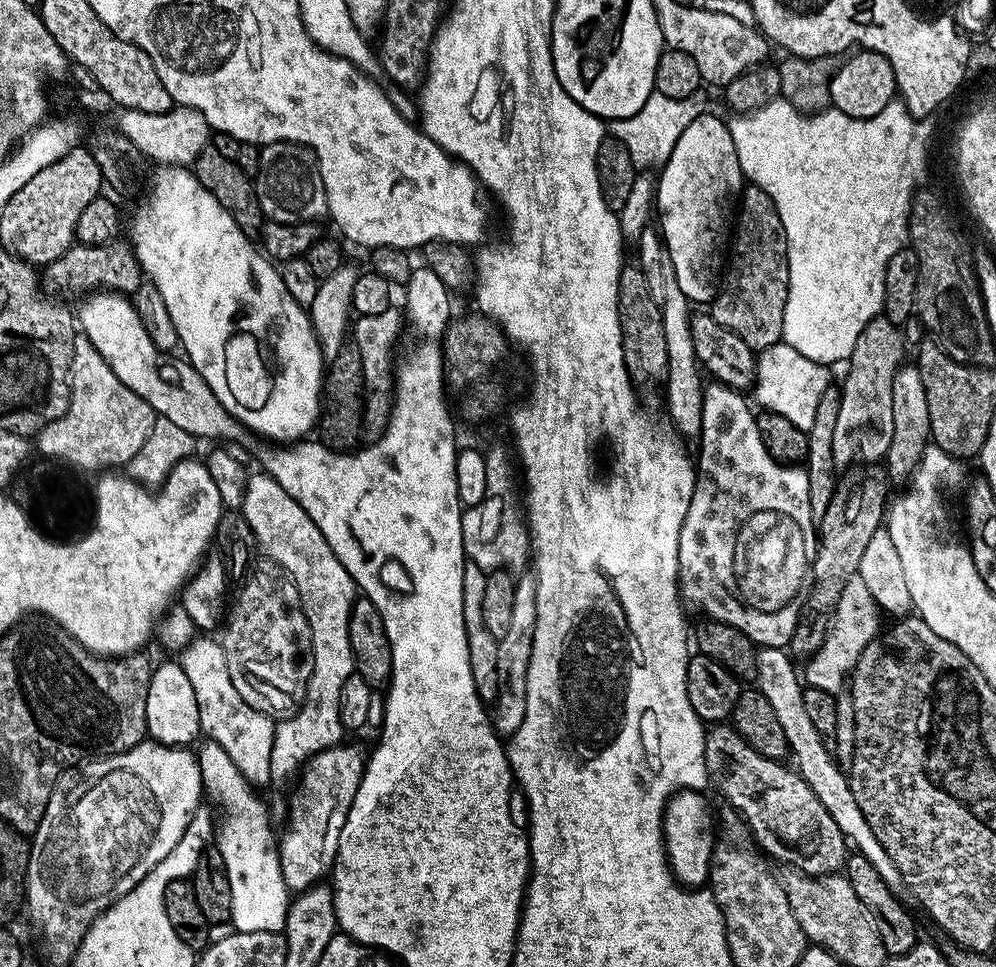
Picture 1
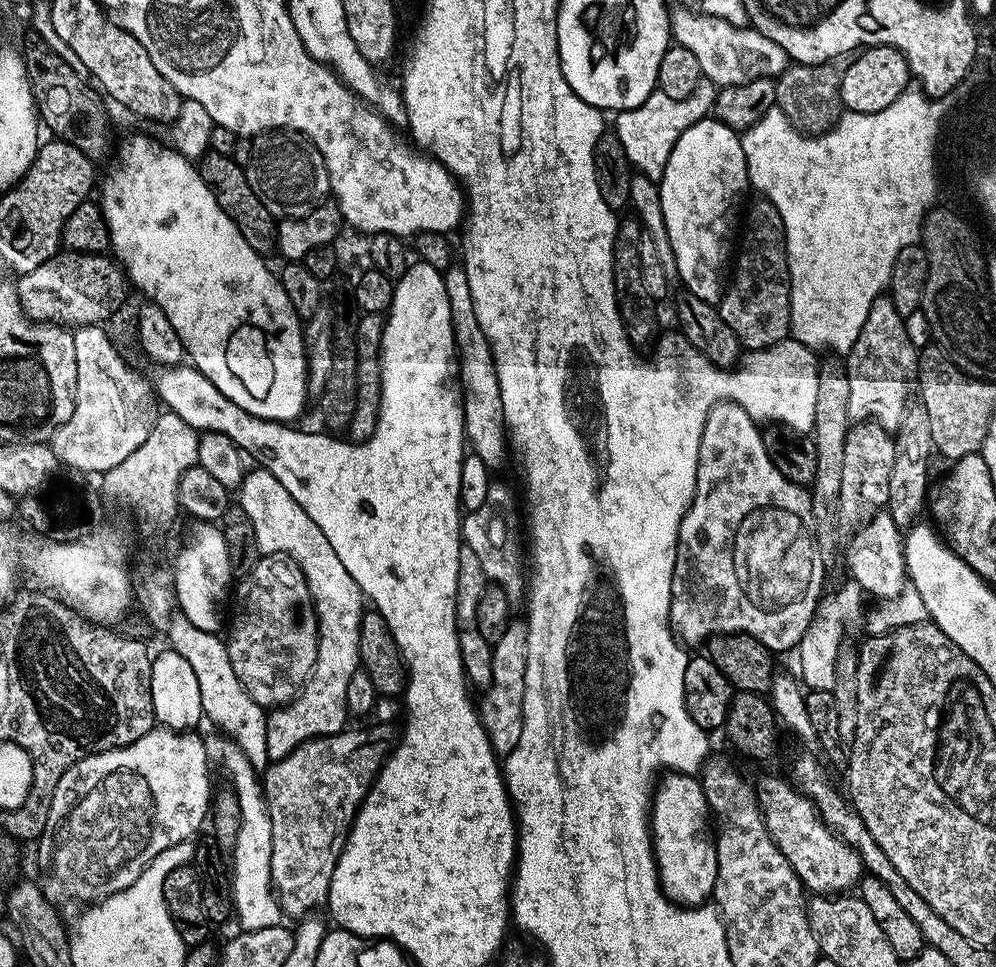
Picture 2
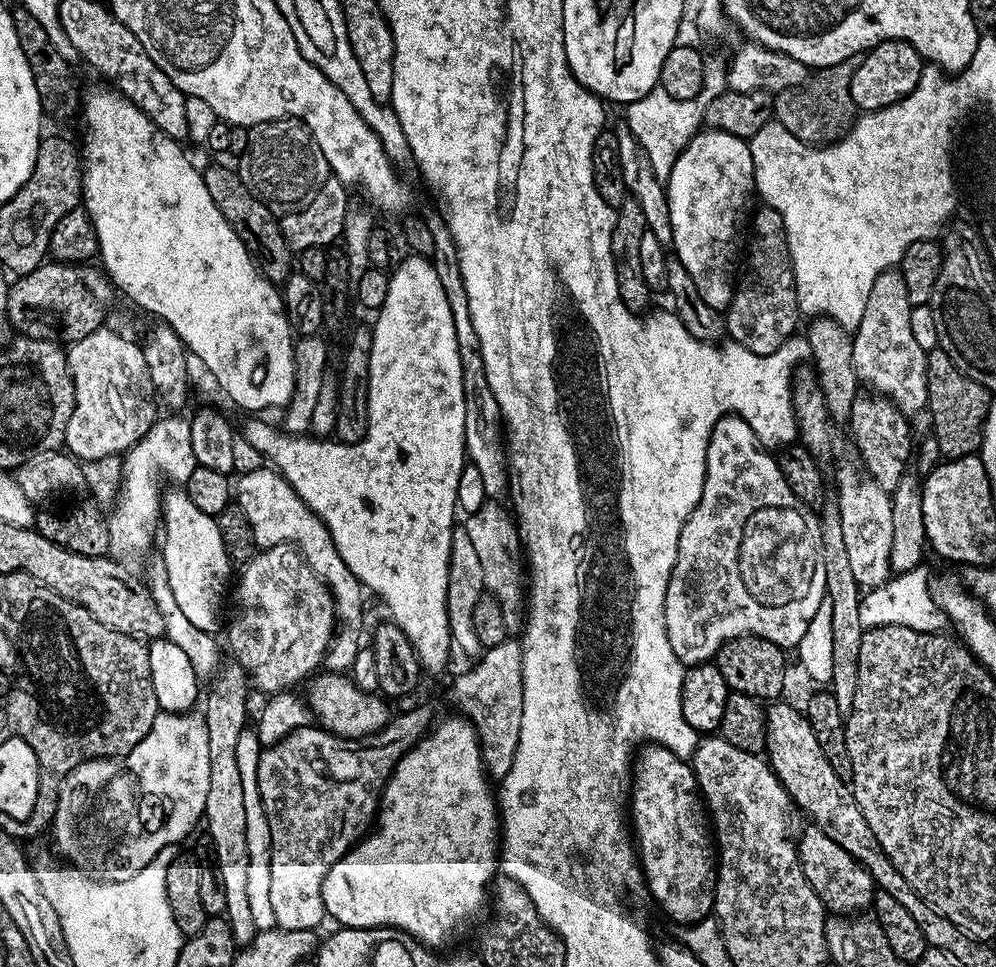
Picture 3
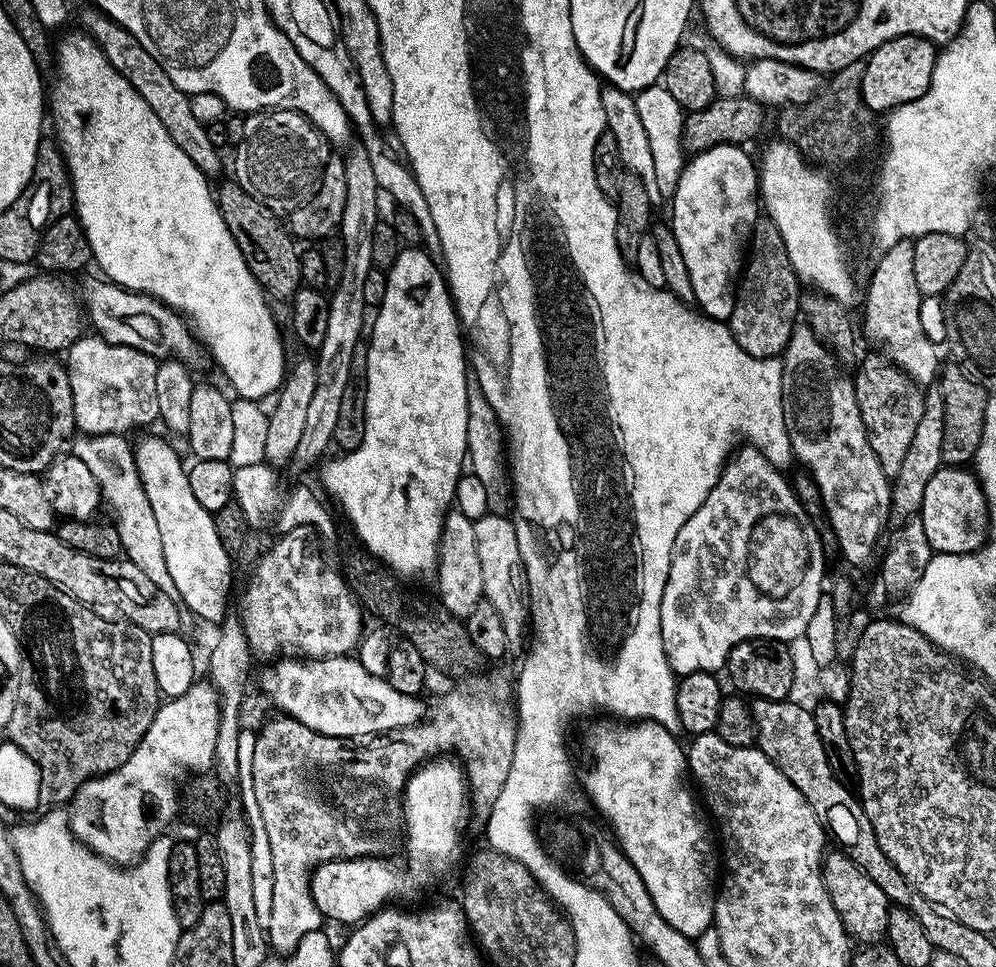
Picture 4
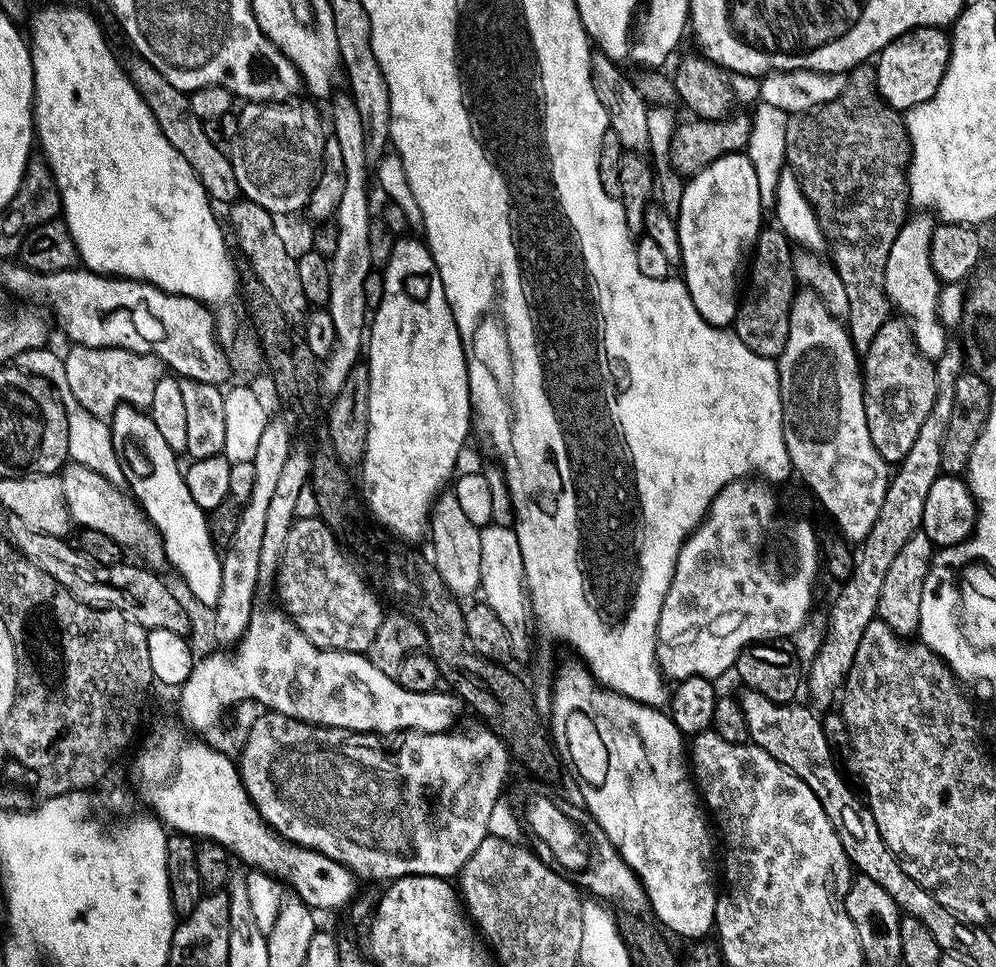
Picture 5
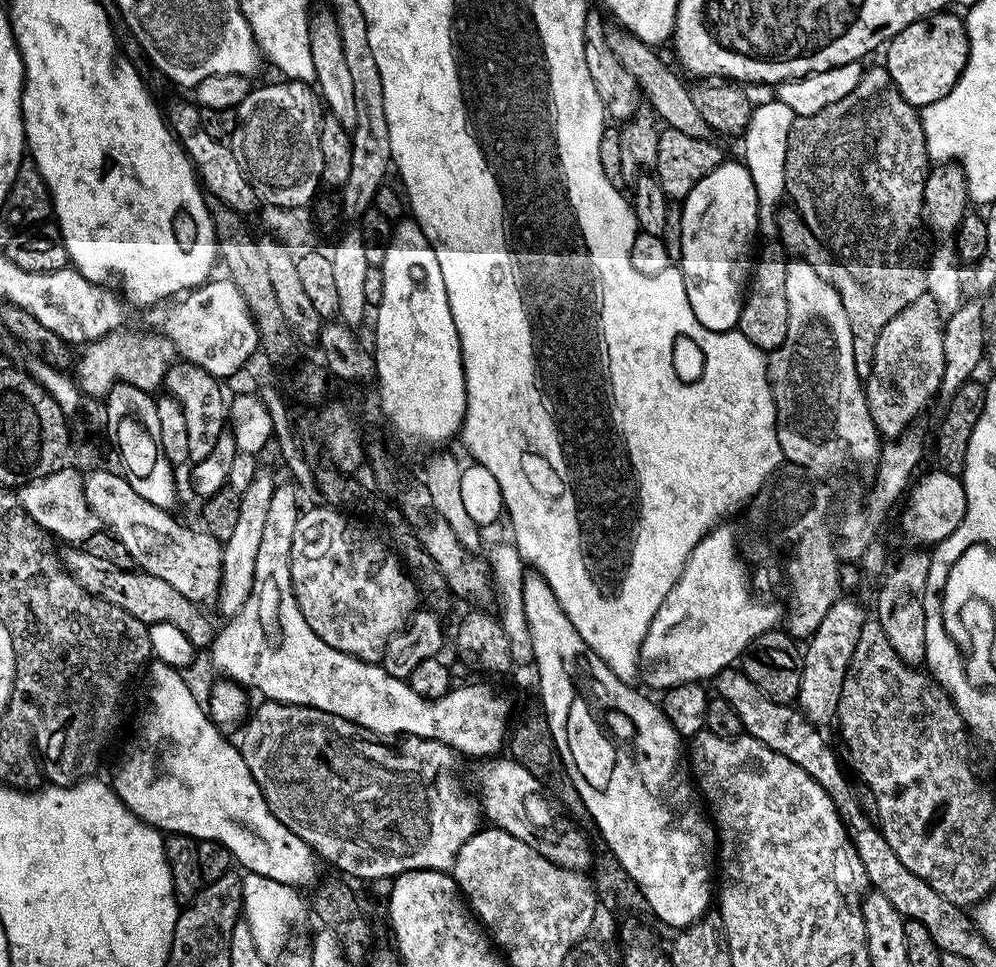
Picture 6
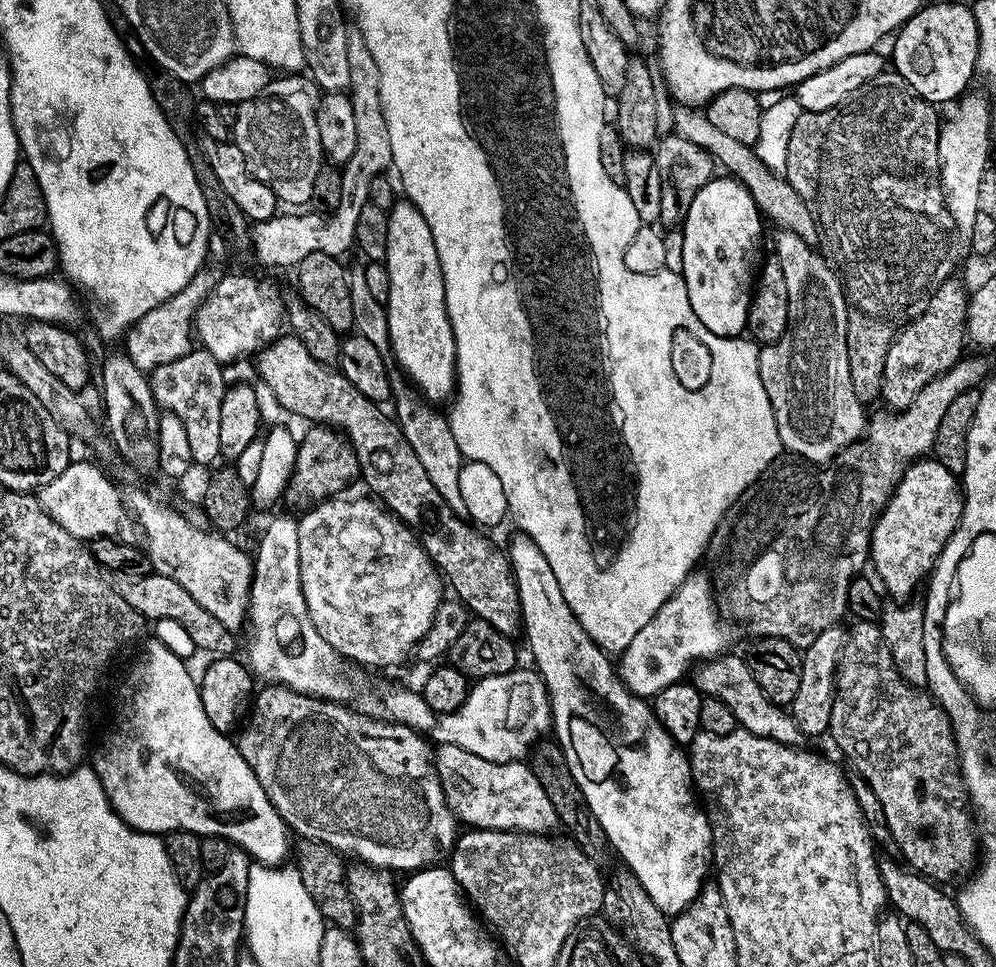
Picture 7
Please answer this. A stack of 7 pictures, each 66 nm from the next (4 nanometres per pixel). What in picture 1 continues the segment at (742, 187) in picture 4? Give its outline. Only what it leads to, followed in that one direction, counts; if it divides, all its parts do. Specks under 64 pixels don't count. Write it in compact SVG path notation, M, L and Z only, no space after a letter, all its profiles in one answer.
M703 114L681 134L671 156L662 165L664 181L661 179L657 183L654 197L658 220L660 216L658 228L665 249L674 262L679 289L696 306L711 305L716 299L718 281L726 264L724 239L727 236L729 239L734 205L746 184L727 123L710 115Z

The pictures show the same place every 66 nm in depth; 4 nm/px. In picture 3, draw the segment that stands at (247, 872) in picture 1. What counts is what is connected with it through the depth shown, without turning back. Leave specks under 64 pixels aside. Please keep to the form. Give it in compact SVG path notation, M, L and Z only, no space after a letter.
M245 730L238 738L237 761L238 772L242 779L242 792L245 799L246 813L246 844L250 860L246 894L249 897L250 911L253 913L254 924L257 931L271 931L275 927L274 910L270 899L270 862L272 861L272 843L270 842L269 820L265 816L262 806L260 791L257 788L257 764L262 751L260 739L255 731Z

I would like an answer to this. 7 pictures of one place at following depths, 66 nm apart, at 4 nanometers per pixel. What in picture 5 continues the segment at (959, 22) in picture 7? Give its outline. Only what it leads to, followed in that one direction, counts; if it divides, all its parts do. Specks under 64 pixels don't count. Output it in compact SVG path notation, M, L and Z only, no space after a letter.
M911 28L894 38L875 57L876 88L892 108L907 110L926 102L938 90L950 62L952 41L944 28Z

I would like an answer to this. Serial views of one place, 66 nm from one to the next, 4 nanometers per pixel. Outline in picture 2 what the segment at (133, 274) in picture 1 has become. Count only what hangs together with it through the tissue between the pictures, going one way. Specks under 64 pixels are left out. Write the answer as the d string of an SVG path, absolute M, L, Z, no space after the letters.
M61 250L52 256L42 266L23 273L15 281L16 293L24 315L34 320L43 320L50 324L63 324L69 329L85 328L91 324L100 326L107 316L112 316L124 304L124 299L130 293L130 281L121 265L111 255L86 254L85 252L70 252Z

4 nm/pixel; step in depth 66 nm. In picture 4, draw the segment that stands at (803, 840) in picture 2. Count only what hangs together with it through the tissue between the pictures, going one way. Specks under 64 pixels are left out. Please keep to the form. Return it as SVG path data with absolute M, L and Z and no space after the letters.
M839 850L829 851L822 861L822 875L826 890L832 895L834 910L844 923L849 937L853 941L861 940L859 943L864 946L876 946L888 935L888 910L890 901L886 894L882 894L882 886L870 878L858 867L849 856Z

